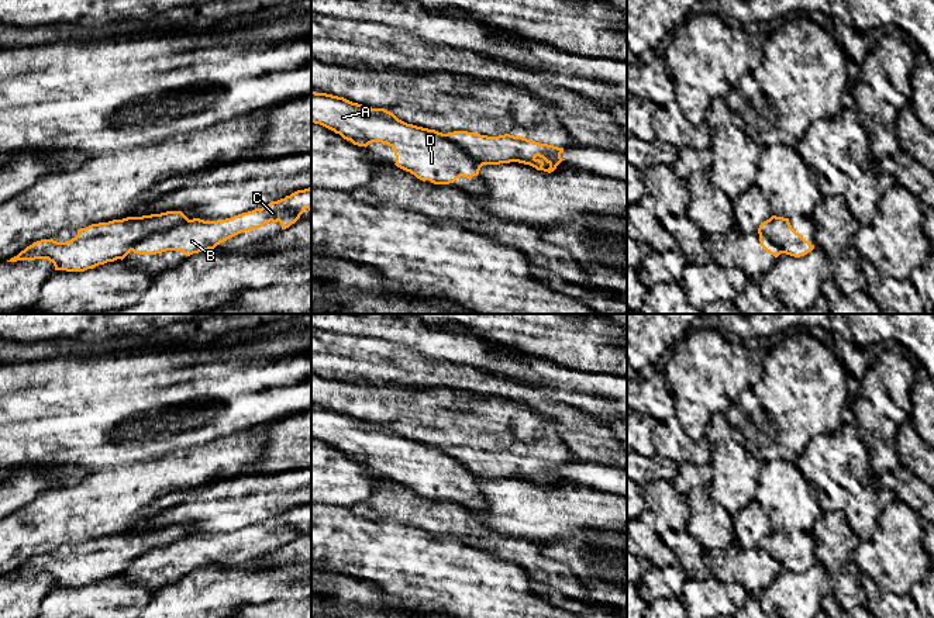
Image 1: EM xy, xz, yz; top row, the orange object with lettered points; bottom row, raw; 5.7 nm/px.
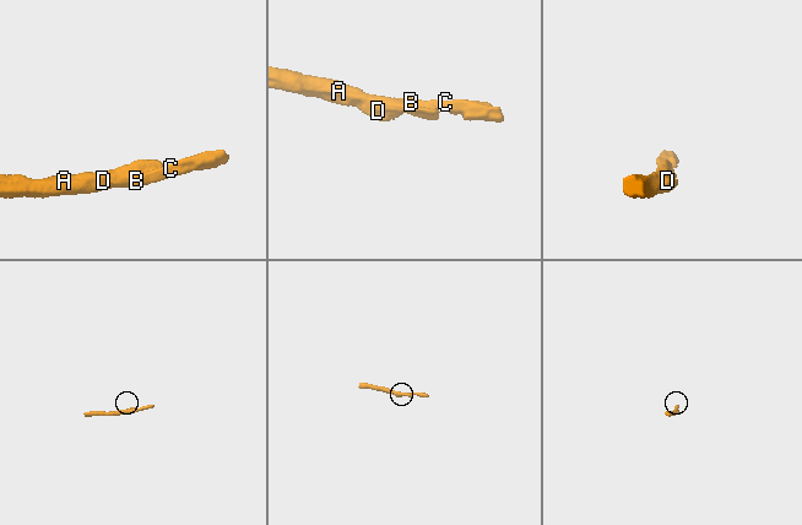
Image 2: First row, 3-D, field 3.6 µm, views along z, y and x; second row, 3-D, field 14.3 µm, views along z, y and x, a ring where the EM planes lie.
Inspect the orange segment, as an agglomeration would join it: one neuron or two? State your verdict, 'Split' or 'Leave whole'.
Split

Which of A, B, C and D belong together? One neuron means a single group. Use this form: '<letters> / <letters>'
A D / B C

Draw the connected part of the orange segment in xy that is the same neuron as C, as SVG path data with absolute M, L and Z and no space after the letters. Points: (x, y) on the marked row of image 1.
M311 187L297 190L285 198L272 201L225 220L204 221L193 218L165 231L154 232L134 244L131 251L139 255L156 255L180 251L186 256L214 249L221 242L268 222L280 222L282 229L294 224L303 213L311 211Z

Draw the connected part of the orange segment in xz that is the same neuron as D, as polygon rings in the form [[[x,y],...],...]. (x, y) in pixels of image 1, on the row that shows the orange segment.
[[[311,90],[311,122],[340,134],[344,139],[358,146],[366,148],[372,142],[389,145],[396,156],[394,165],[423,182],[449,184],[461,176],[466,179],[478,176],[483,166],[455,142],[447,139],[442,132],[407,124],[385,108],[365,107],[344,97]]]

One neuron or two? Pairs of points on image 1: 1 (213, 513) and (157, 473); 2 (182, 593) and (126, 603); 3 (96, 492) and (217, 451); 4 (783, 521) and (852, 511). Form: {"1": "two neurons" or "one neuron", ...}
{"1": "two neurons", "2": "two neurons", "3": "one neuron", "4": "two neurons"}

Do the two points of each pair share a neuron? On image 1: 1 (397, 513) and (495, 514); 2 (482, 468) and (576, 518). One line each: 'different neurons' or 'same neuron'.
1: different neurons
2: different neurons

